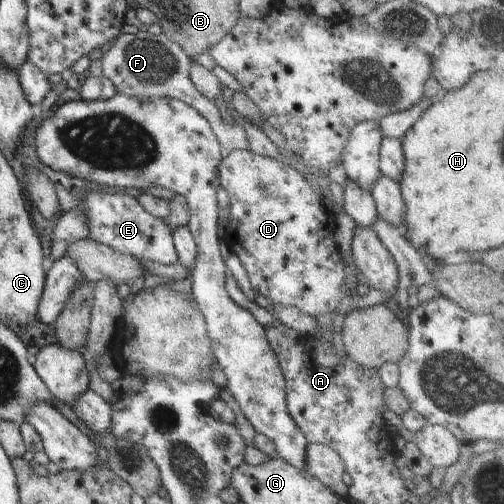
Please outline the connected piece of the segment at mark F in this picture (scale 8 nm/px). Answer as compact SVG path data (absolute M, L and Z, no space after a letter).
M155 29L139 31L136 35L122 34L117 39L100 62L102 75L114 86L117 93L138 99L169 97L187 103L207 120L221 152L230 155L233 151L249 150L243 126L227 124L215 102L200 94L194 87L189 78L192 60L176 42Z

